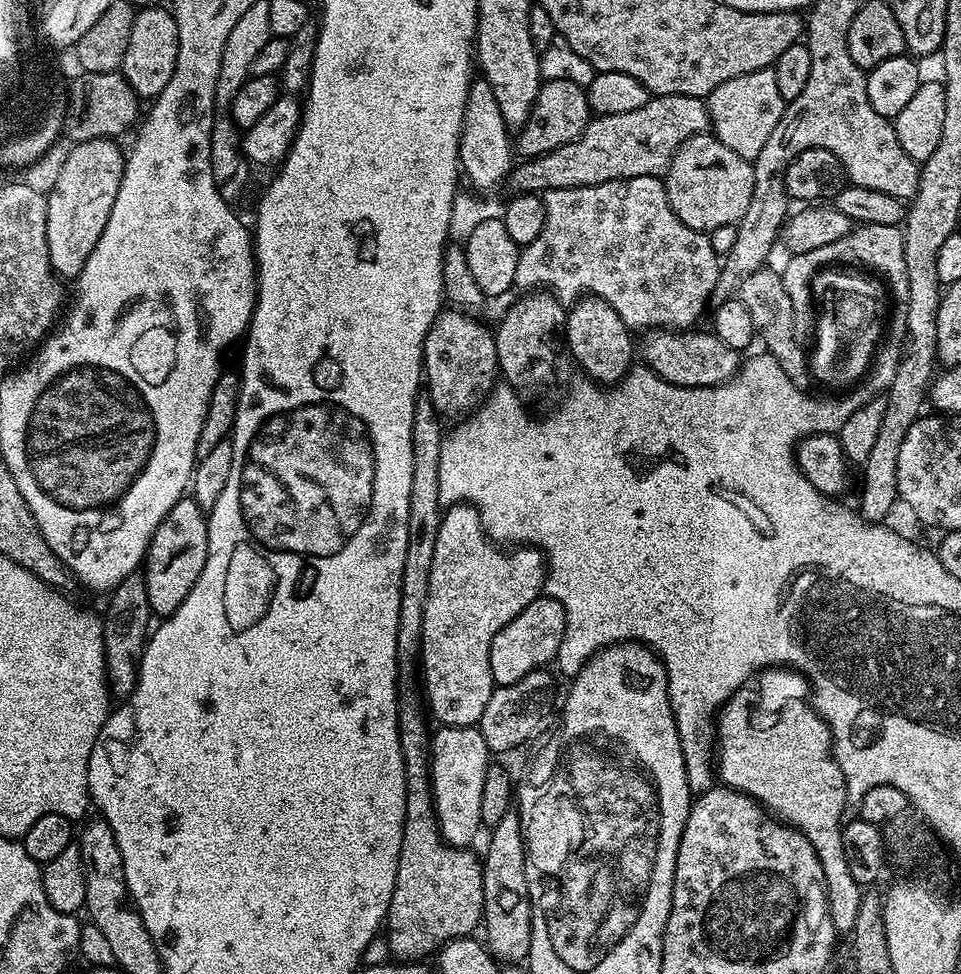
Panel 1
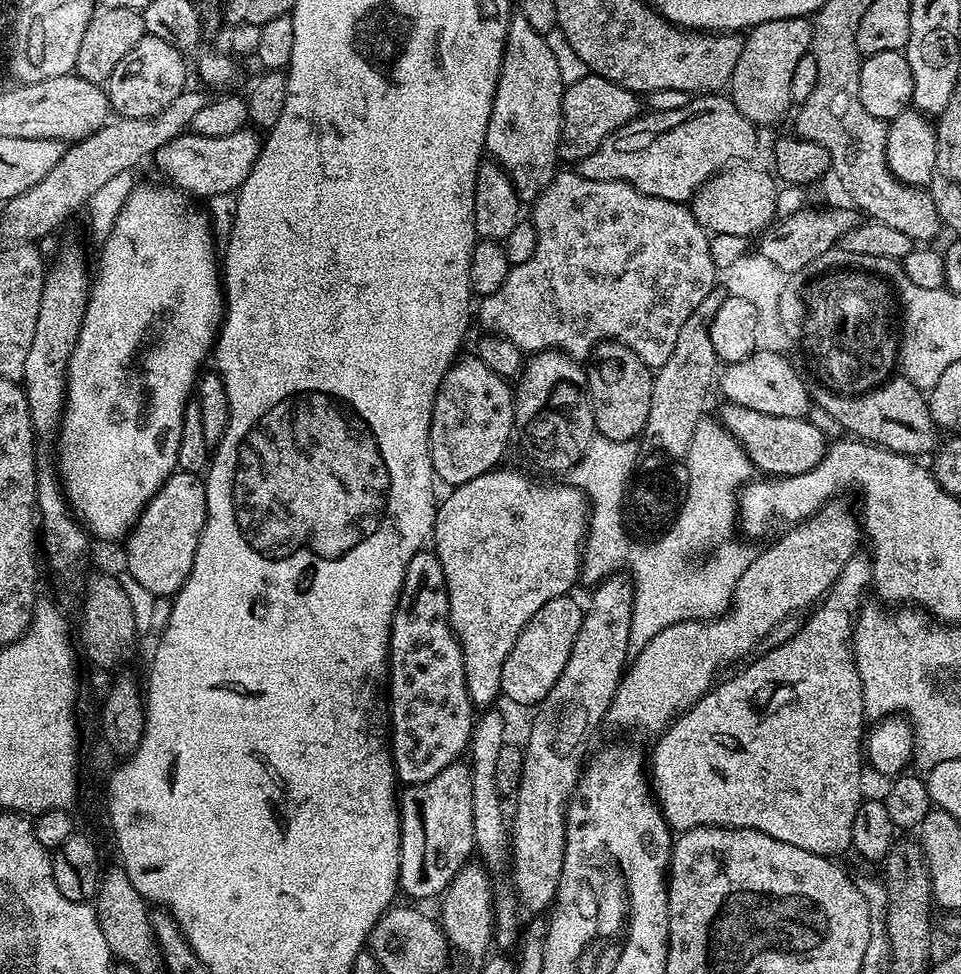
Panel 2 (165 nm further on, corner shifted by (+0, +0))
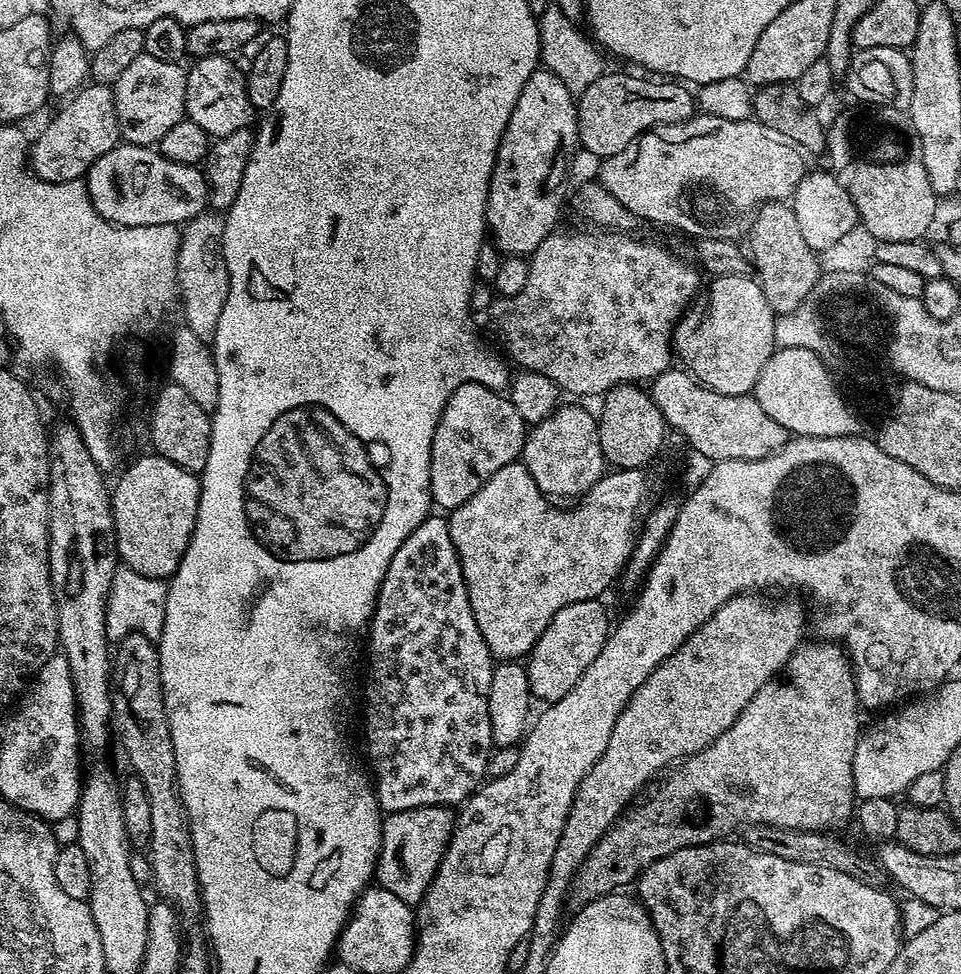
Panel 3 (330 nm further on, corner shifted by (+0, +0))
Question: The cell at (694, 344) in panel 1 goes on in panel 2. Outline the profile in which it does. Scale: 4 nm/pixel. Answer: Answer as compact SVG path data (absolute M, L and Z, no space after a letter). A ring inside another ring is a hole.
M757 350L744 360L727 365L719 373L718 388L719 384L725 401L761 411L762 414L781 415L782 418L803 417L810 408L809 385L804 385L795 366L776 352Z

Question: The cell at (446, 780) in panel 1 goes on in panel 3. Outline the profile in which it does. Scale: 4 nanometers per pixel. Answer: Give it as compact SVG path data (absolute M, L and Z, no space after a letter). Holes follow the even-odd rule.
M448 806L387 813L380 826L380 854L374 873L379 887L390 890L390 894L402 898L409 906L419 905L446 854L453 827L454 812Z

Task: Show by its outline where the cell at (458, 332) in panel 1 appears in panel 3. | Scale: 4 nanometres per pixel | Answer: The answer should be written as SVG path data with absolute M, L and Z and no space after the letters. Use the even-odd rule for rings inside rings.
M463 384L450 394L446 406L440 415L438 426L432 439L432 457L430 458L430 490L432 503L437 509L451 510L462 506L490 477L502 466L515 464L521 459L524 451L526 425L514 410L507 395L490 390L486 384Z

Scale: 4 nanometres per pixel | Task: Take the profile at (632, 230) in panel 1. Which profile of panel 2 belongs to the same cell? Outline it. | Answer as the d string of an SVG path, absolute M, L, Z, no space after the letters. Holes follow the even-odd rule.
M564 170L557 171L556 177L550 182L550 186L546 186L546 190L542 190L542 194L531 205L532 216L530 216L530 222L536 228L538 234L538 246L534 246L534 255L531 256L530 262L522 262L521 264L513 264L508 269L506 274L506 282L502 282L502 286L498 286L498 290L492 296L483 297L478 304L478 324L484 327L483 331L488 334L495 334L506 338L510 342L514 342L514 346L518 346L520 351L525 354L535 354L538 352L546 352L549 350L559 350L565 352L568 356L573 356L575 360L583 361L585 358L591 357L596 345L604 343L606 340L616 340L620 344L626 345L634 354L638 354L638 358L642 358L642 362L650 369L658 369L664 365L666 358L670 358L670 354L674 351L674 345L677 342L678 334L682 330L682 325L686 322L686 318L690 318L690 314L694 314L694 310L698 310L699 304L702 302L702 298L706 298L712 293L718 284L718 269L716 268L714 261L710 258L710 242L709 233L704 231L704 227L696 221L691 207L687 203L679 200L663 200L662 198L654 198L653 196L647 196L642 194L638 190L634 190L634 186L630 186L626 182L621 180L588 180L584 176L581 176L579 171L568 170L572 172L564 172Z

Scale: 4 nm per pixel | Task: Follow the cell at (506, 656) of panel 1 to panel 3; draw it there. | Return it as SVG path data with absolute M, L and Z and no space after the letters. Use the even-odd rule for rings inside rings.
M600 598L570 602L570 606L562 606L562 610L558 610L558 614L550 618L550 626L542 630L538 642L526 657L529 690L537 701L551 702L570 694L578 678L582 678L586 666L590 666L590 662L598 658L610 631L604 602Z

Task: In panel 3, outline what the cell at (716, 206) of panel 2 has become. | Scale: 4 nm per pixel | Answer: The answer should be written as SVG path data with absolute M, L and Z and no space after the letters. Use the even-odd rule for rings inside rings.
M791 203L761 204L751 220L752 229L748 232L746 248L754 261L755 271L756 268L760 271L758 279L764 285L766 302L770 302L777 314L794 311L819 281L822 271L818 253L802 238Z

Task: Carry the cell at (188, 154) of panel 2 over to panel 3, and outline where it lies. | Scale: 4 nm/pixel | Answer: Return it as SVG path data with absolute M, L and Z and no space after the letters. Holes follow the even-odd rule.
M121 142L114 150L102 154L94 166L90 166L86 177L88 197L102 218L122 226L183 226L209 207L208 177L197 165L170 162L159 150L142 144Z

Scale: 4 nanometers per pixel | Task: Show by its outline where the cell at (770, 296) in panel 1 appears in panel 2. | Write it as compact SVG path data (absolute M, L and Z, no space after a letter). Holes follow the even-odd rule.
M893 375L887 382L860 395L844 395L829 387L817 387L811 389L811 403L819 411L830 414L830 418L834 418L834 422L838 422L838 426L849 437L866 440L877 448L888 448L892 452L913 458L923 457L923 452L928 452L933 447L932 452L937 447L938 427L931 418L925 393L915 388L904 375Z

